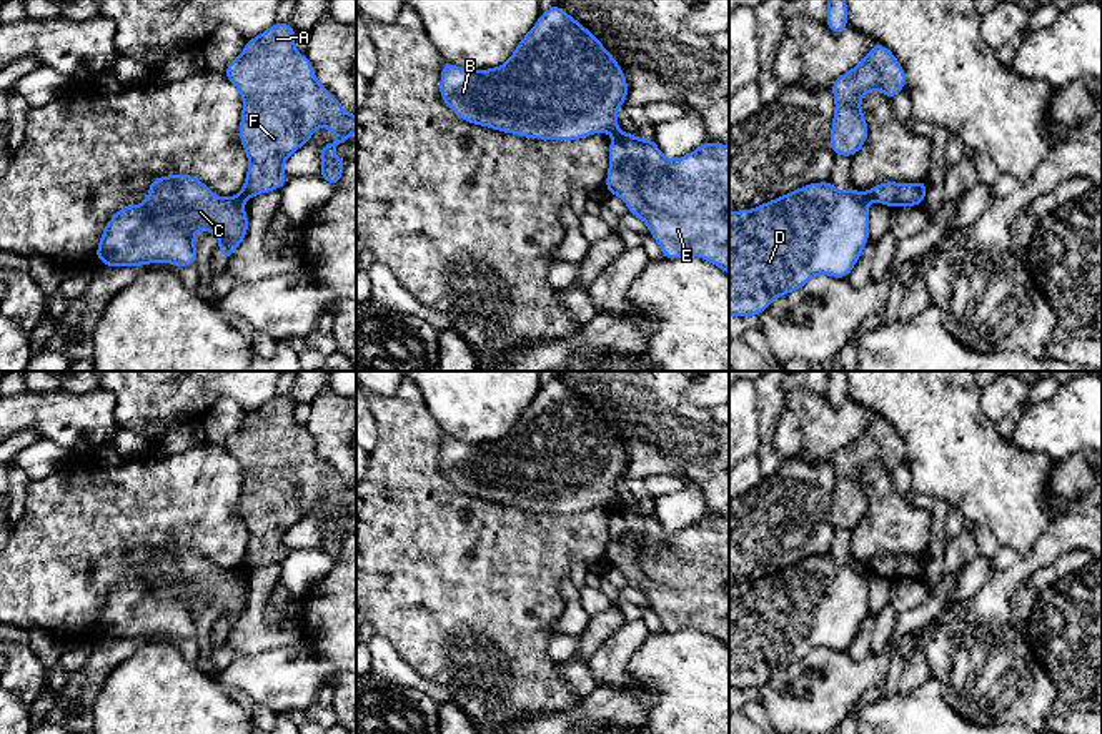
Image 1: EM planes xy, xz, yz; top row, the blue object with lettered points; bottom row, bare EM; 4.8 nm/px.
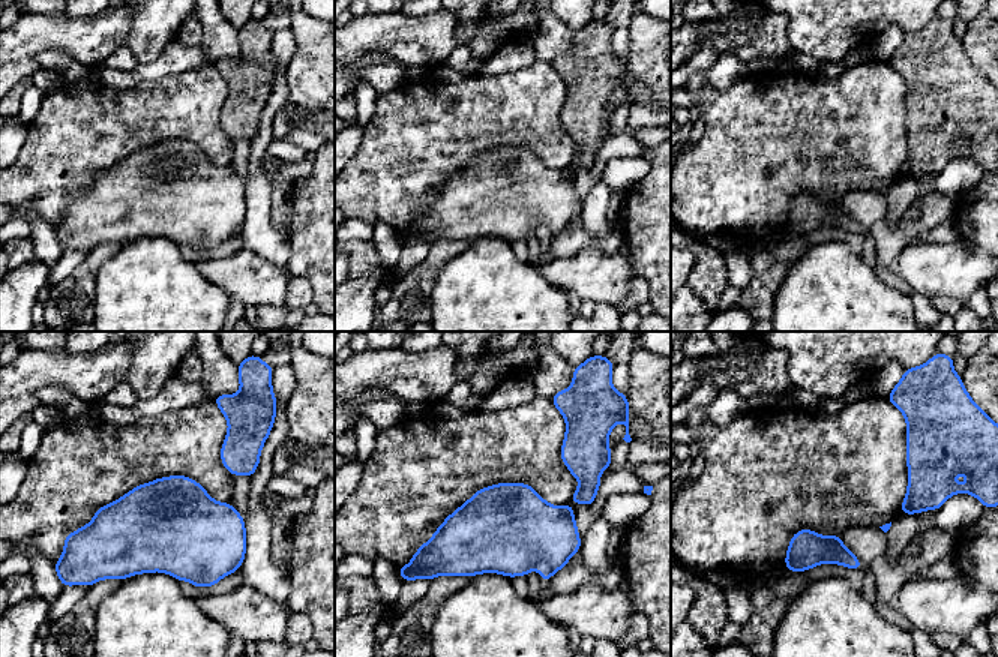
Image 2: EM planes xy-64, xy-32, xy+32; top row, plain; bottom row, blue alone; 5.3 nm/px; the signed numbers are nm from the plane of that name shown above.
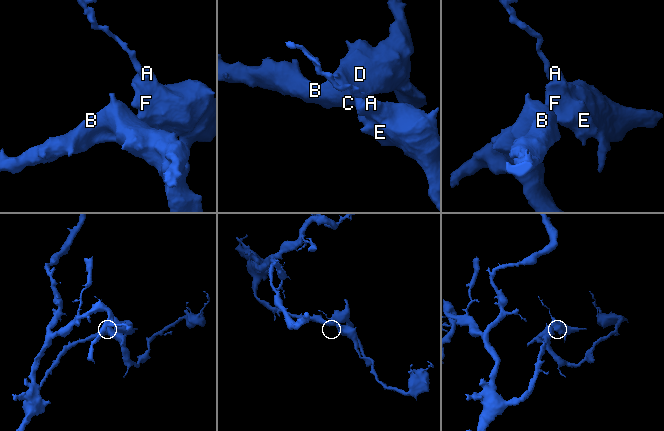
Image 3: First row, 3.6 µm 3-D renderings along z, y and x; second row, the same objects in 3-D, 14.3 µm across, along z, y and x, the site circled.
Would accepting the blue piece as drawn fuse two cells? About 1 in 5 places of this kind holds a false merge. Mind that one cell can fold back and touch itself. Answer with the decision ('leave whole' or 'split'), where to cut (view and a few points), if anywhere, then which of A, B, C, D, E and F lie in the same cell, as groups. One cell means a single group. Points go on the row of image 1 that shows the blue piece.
split | xy (240, 193), (245, 200) | A E F / B C D

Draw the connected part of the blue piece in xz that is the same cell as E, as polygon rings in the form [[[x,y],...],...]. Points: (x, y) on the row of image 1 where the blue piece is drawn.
[[[616,131],[609,146],[606,188],[641,218],[666,260],[692,255],[729,275],[729,146],[704,141],[678,160],[666,158],[654,140]]]

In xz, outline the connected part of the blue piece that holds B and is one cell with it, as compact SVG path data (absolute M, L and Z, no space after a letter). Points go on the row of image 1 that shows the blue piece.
M553 5L501 67L464 70L444 62L439 93L461 120L474 125L524 138L581 140L593 133L619 131L616 110L626 105L628 82L603 43Z

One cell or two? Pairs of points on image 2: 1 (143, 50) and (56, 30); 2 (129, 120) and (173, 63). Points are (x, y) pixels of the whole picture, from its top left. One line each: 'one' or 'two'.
1: one
2: two

